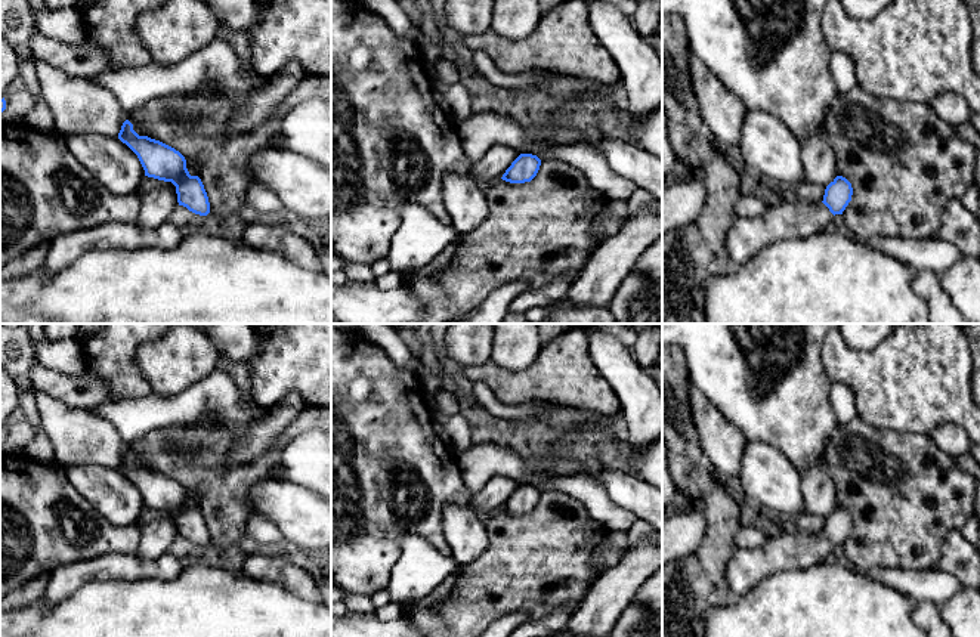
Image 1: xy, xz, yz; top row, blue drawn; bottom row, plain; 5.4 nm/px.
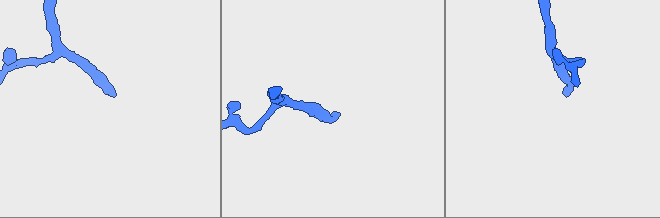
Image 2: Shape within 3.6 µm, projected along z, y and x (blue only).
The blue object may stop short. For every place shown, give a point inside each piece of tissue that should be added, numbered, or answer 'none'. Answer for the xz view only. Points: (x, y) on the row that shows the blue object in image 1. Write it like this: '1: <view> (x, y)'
none

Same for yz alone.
1: yz (747, 237)

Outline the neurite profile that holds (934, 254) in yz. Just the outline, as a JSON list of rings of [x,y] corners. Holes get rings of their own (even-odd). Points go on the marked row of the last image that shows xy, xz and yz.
[[[882,236],[865,242],[905,263],[915,272],[930,270],[943,275],[962,257],[962,253],[952,242],[937,236],[927,239]]]

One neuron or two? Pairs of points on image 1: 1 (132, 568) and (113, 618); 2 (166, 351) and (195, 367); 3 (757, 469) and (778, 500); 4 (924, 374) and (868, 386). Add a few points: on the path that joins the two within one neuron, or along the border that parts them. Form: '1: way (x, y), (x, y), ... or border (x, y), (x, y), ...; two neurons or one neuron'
1: border (92, 581), (144, 578), (158, 578), (163, 581); two neurons
2: way (173, 358), (188, 359); one neuron
3: way (764, 476), (778, 492); one neuron
4: way (911, 382), (897, 386), (881, 386); one neuron

